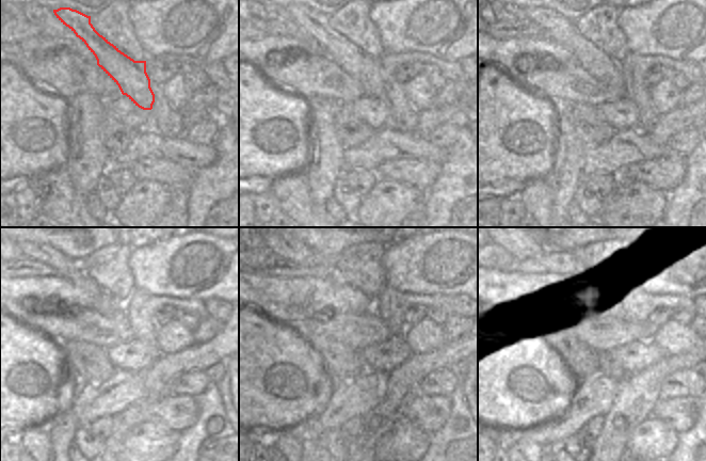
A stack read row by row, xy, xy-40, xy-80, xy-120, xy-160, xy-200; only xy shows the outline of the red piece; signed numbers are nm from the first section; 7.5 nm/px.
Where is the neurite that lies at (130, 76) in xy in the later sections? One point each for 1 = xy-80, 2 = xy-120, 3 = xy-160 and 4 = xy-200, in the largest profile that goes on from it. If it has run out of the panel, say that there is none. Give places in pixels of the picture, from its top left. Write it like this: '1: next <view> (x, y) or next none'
1: next xy-80 (555, 26)
2: next xy-120 (84, 267)
3: next xy-160 (288, 249)
4: next xy-200 (520, 249)

